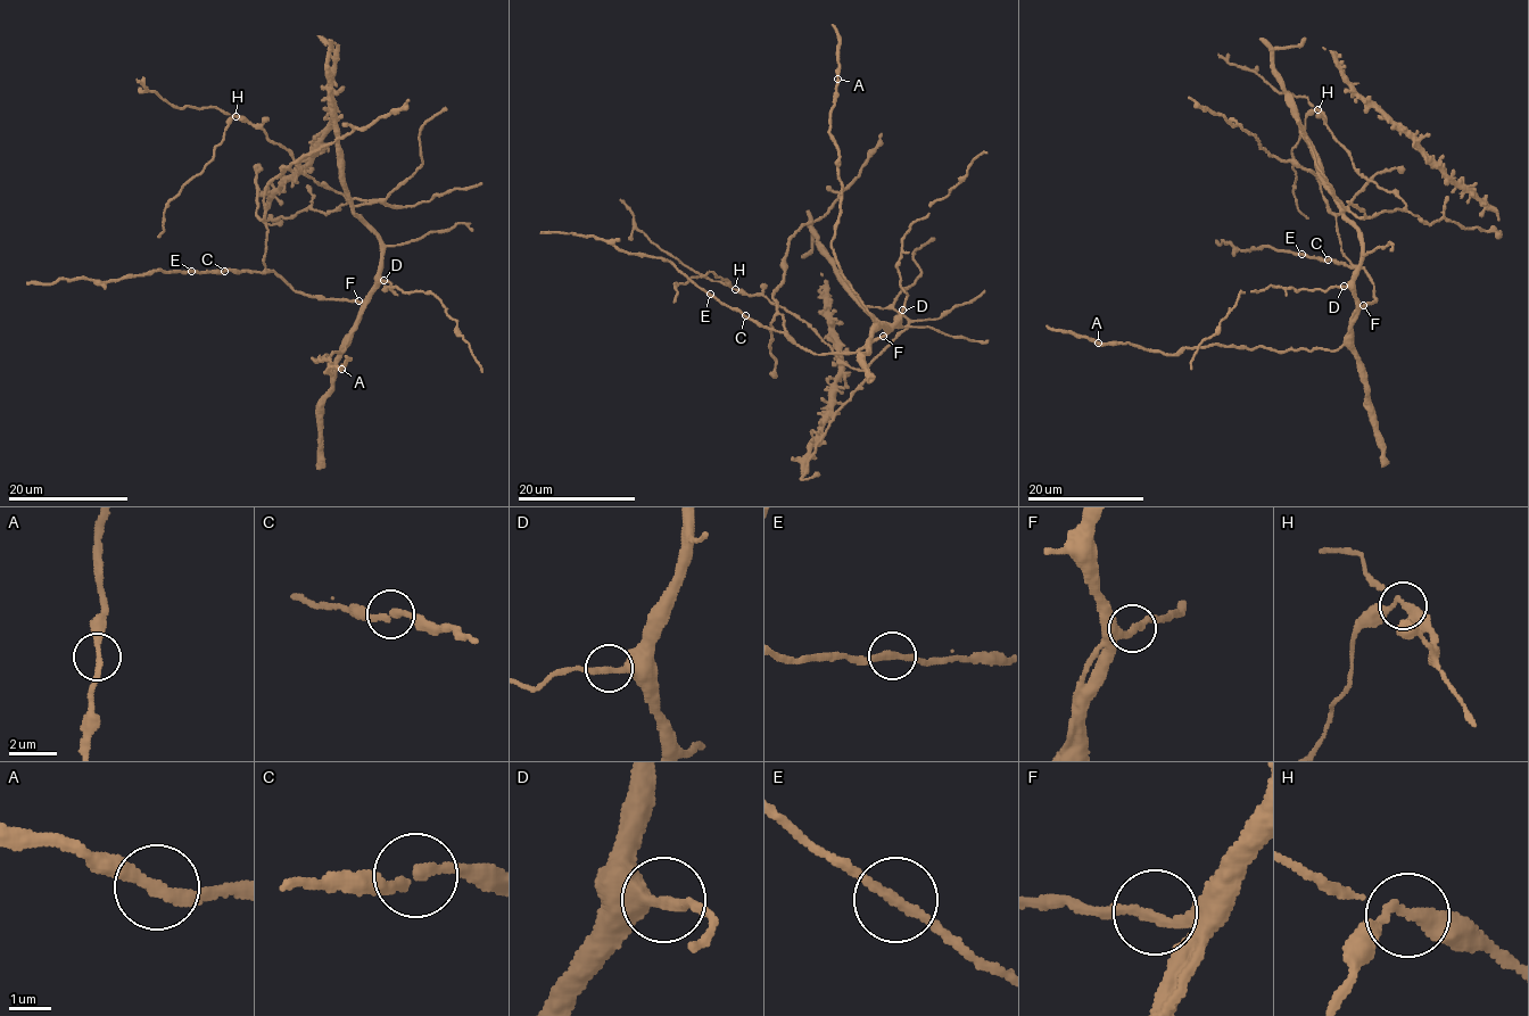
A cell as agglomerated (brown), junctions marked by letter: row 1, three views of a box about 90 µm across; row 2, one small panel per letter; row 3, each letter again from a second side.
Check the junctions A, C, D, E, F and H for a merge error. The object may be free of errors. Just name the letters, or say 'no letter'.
H

